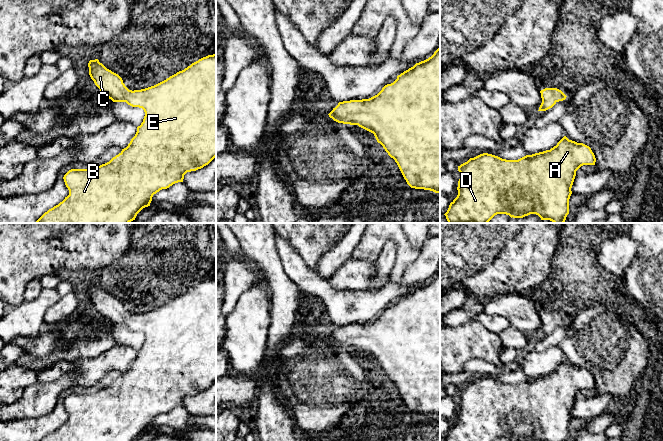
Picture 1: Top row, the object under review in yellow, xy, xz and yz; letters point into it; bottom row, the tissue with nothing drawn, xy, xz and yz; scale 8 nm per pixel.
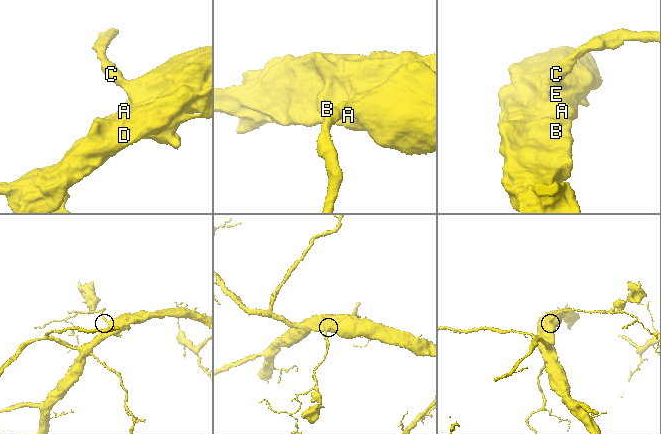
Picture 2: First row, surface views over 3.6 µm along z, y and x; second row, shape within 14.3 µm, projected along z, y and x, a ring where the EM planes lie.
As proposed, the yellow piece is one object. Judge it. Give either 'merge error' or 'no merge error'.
no merge error

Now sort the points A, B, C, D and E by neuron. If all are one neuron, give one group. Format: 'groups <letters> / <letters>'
groups A B C D E

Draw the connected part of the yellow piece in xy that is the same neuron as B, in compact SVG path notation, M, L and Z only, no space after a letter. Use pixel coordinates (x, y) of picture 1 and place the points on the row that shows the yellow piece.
M216 54L208 55L192 63L190 66L166 80L141 90L129 90L123 83L122 78L107 69L98 59L90 60L88 63L89 75L95 85L100 89L102 95L108 97L113 102L126 102L132 107L142 108L145 112L143 122L137 127L135 136L131 139L128 146L113 157L109 162L102 164L94 169L71 169L63 177L69 195L58 205L45 212L35 223L130 223L135 220L137 214L145 207L150 206L154 194L162 189L167 189L175 183L183 182L187 172L196 171L208 165L216 157Z

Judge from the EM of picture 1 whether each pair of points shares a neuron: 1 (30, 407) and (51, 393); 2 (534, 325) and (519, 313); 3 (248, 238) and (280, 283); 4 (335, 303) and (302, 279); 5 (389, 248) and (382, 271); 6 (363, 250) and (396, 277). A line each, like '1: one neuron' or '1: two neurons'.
1: one neuron
2: one neuron
3: one neuron
4: one neuron
5: one neuron
6: one neuron

